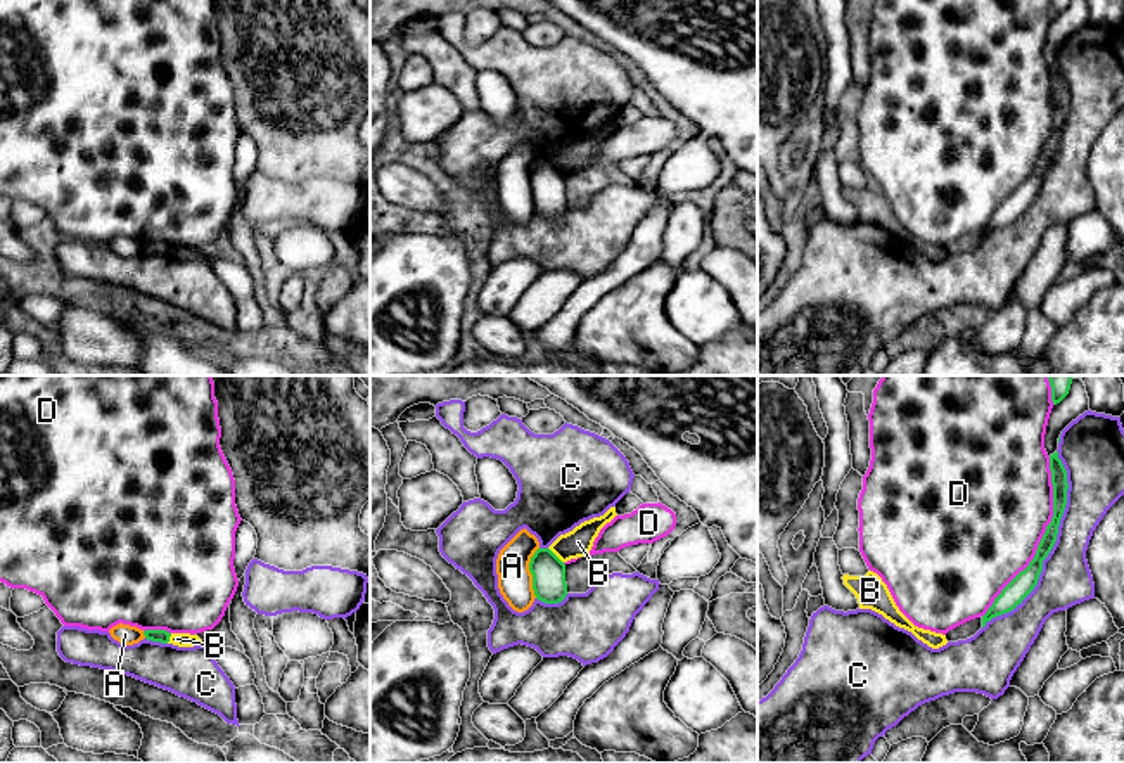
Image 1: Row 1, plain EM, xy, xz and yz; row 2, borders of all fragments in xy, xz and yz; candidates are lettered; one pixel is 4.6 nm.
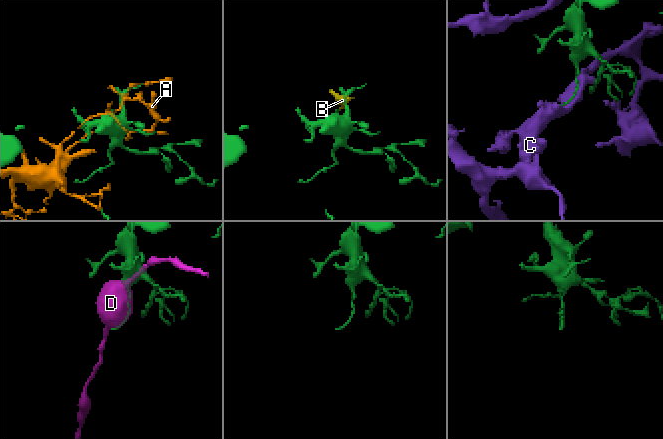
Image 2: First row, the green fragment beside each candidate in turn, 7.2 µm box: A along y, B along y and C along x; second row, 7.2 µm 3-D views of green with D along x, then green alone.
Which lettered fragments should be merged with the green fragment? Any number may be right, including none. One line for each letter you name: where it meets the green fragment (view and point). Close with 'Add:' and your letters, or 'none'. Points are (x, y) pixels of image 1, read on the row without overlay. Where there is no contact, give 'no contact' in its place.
Add: none

